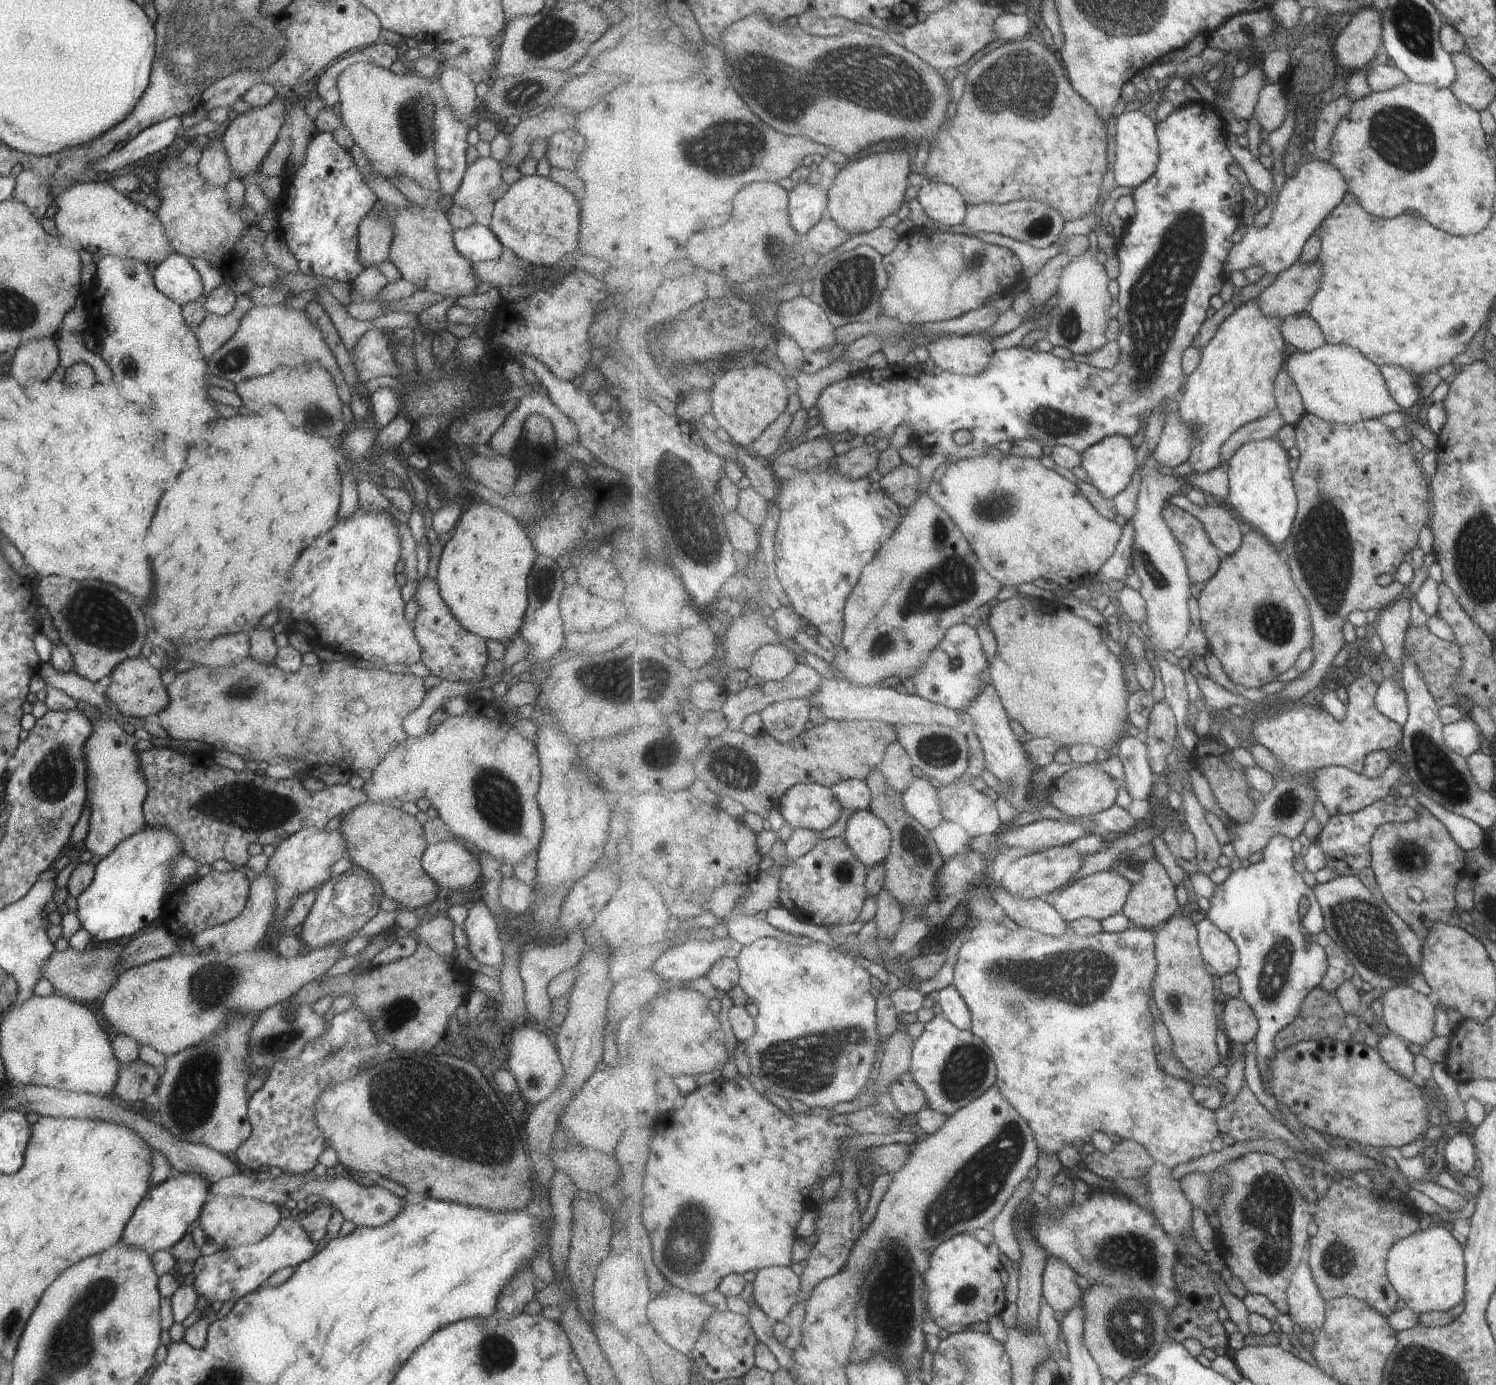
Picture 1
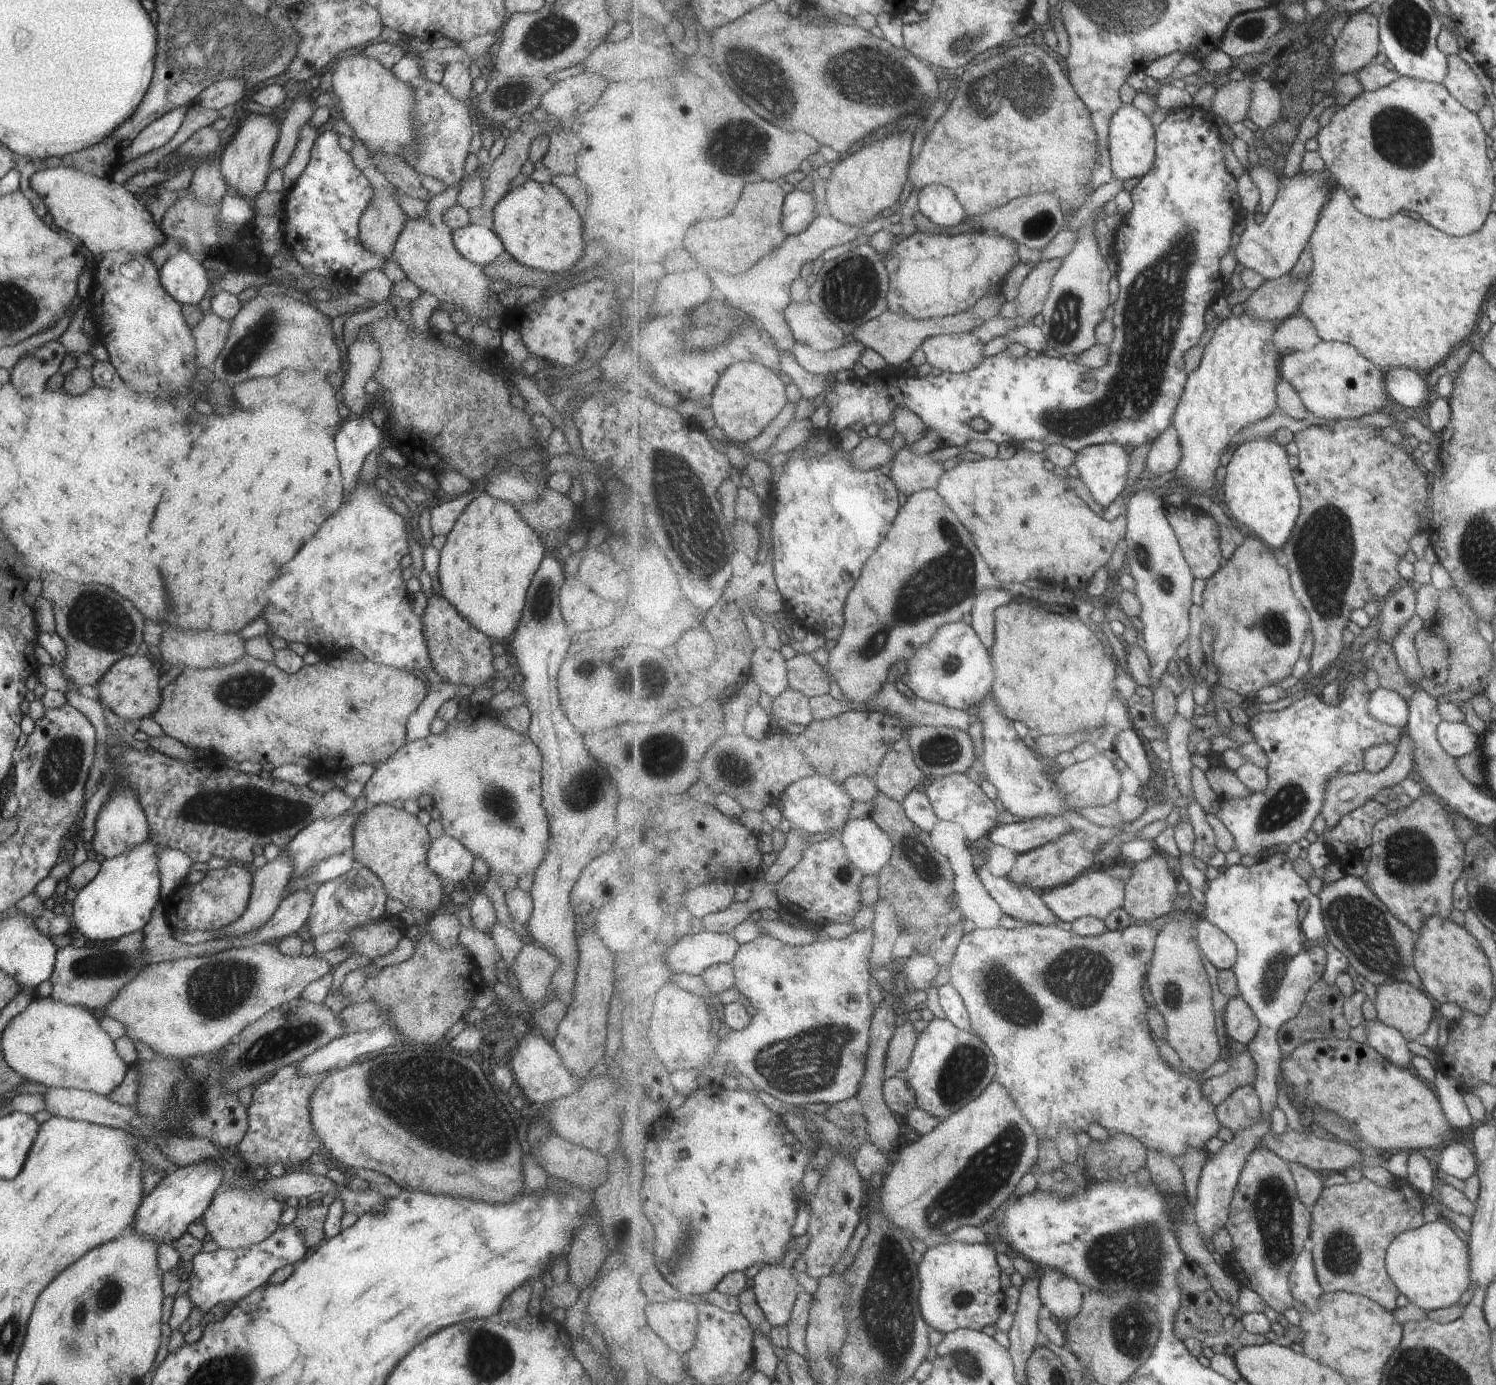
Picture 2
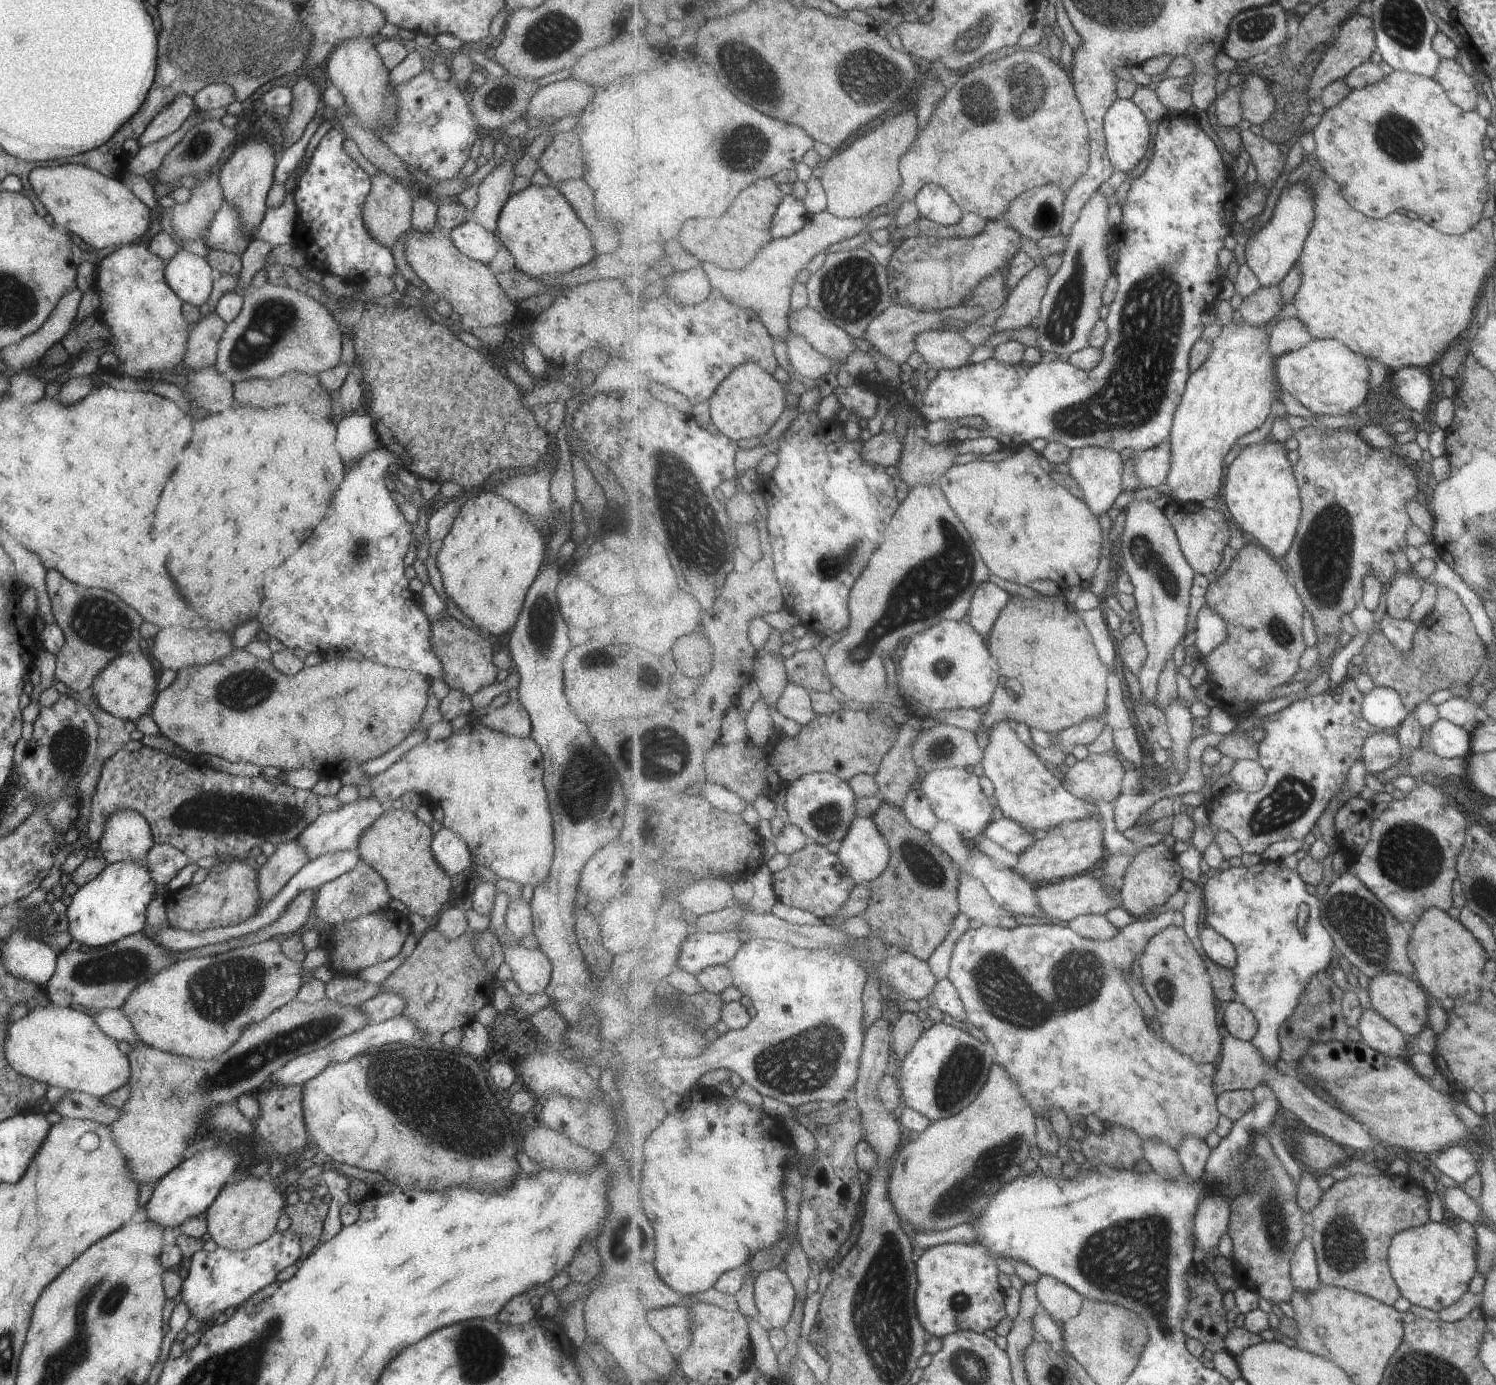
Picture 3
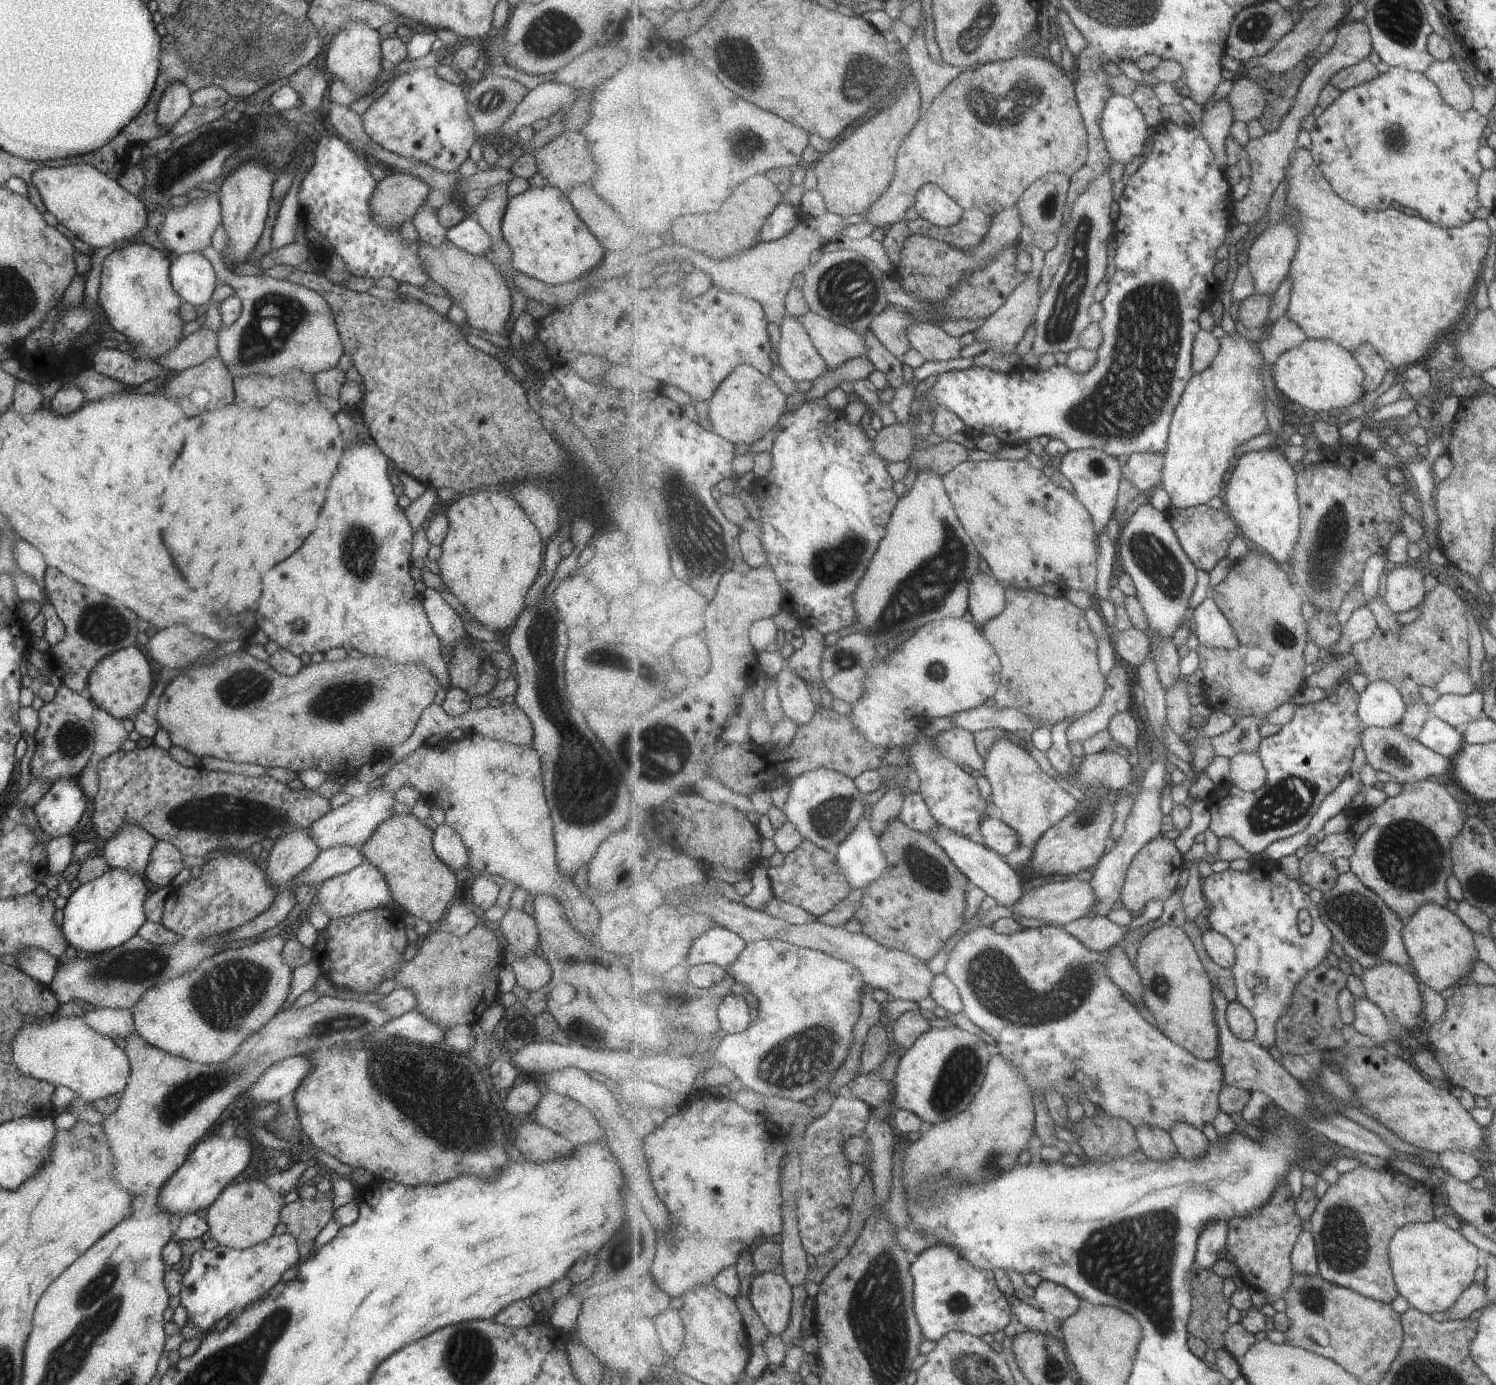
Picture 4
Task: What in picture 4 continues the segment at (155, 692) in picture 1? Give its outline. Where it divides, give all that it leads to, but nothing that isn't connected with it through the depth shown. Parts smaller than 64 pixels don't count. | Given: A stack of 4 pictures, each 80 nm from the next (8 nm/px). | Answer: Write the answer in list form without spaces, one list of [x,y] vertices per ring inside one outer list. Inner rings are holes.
[[[130,646],[105,655],[93,670],[90,670],[86,687],[90,692],[89,700],[93,706],[119,720],[133,719],[134,714],[142,710],[150,693],[151,670],[147,658],[141,650],[137,649],[137,646]]]

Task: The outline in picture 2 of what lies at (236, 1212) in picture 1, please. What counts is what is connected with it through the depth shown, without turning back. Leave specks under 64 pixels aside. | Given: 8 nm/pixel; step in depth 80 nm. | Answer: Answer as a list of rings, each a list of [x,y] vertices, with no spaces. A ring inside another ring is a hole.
[[[227,1189],[216,1192],[209,1206],[201,1215],[202,1225],[207,1237],[212,1239],[218,1248],[238,1249],[248,1247],[267,1238],[279,1225],[281,1204],[275,1197],[257,1189]]]

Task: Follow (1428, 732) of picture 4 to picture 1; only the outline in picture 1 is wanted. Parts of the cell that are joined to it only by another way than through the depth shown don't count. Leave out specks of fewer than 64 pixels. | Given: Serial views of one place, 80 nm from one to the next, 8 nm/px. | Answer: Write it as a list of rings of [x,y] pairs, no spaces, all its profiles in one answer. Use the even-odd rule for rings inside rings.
[[[1459,718],[1455,722],[1442,725],[1444,743],[1454,753],[1463,758],[1479,751],[1479,730],[1472,719]]]

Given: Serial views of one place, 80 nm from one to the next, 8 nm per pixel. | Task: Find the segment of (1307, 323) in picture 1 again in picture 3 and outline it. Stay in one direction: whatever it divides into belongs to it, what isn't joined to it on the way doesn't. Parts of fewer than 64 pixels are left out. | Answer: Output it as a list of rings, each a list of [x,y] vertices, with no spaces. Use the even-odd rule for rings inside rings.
[[[1288,313],[1284,319],[1276,323],[1270,334],[1270,347],[1275,359],[1285,353],[1301,350],[1317,339],[1310,334],[1307,325],[1292,313]]]

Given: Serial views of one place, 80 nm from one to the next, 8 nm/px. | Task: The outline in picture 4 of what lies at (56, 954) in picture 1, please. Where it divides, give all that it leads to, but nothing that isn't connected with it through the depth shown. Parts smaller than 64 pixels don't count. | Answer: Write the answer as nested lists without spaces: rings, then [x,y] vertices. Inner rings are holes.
[[[135,933],[119,946],[65,959],[56,967],[48,985],[59,1005],[69,1000],[75,1003],[83,1000],[95,1007],[129,1009],[146,988],[192,969],[199,961],[220,950],[220,946],[205,945],[185,938],[174,943],[156,945]]]

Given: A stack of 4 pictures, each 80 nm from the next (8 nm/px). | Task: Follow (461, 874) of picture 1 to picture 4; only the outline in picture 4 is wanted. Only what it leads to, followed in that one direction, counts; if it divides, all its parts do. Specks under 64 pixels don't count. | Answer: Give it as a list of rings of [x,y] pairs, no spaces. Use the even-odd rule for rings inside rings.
[[[441,823],[432,831],[434,853],[453,871],[468,867],[468,852],[457,831]]]

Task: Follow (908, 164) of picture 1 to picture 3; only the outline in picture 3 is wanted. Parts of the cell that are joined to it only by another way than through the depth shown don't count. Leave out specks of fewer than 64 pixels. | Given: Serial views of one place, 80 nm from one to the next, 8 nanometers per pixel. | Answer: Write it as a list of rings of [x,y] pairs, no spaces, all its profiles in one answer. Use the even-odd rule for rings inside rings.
[[[917,111],[915,114],[907,112],[905,116],[893,118],[885,124],[881,124],[879,128],[875,128],[873,132],[864,134],[863,137],[855,140],[851,146],[846,145],[836,154],[821,163],[823,174],[820,176],[821,188],[825,189],[828,196],[828,212],[834,214],[840,219],[858,219],[867,214],[871,214],[875,208],[879,206],[889,206],[900,192],[902,185],[902,174],[900,173],[900,162],[909,152],[909,148],[913,146],[915,138],[917,138]]]

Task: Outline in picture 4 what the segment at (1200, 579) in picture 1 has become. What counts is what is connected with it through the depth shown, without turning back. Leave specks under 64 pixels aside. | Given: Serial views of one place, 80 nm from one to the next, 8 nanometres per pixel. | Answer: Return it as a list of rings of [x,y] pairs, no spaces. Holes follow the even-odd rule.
[[[1206,505],[1188,509],[1168,510],[1168,519],[1179,537],[1183,550],[1192,558],[1195,566],[1210,573],[1227,556],[1231,542],[1241,535],[1241,530],[1226,509],[1213,509]]]

